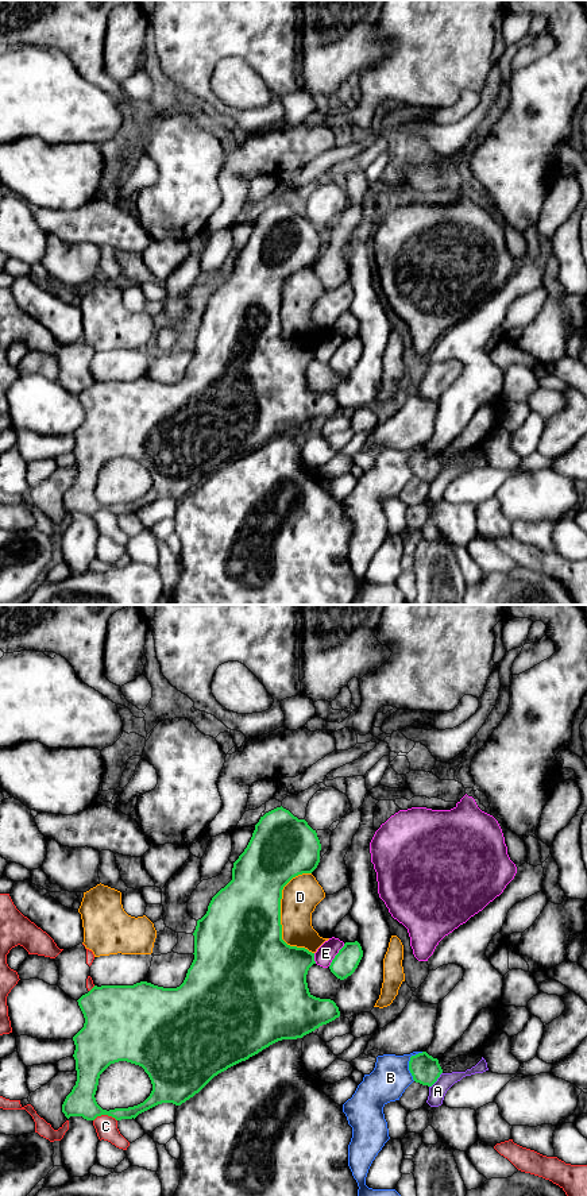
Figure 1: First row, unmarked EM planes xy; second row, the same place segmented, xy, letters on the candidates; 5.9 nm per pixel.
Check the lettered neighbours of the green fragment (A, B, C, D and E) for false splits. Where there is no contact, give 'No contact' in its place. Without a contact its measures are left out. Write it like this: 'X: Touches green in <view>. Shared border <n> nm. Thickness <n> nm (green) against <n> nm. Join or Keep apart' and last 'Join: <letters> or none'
A: Touches green in xy. Shared border 120 nm. Thickness 170 nm (green) against 100 nm. Keep apart
B: Touches green in xy. Shared border 190 nm. Thickness 170 nm (green) against 220 nm. Keep apart
C: Touches green in xy. Shared border 140 nm. Thickness 170 nm (green) against 130 nm. Keep apart
D: Touches green in xy. Shared border 500 nm. Thickness 480 nm (green) against 220 nm. Keep apart
E: Touches green in xy. Shared border 170 nm. Thickness 150 nm (green) against 110 nm. Keep apart
Join: none

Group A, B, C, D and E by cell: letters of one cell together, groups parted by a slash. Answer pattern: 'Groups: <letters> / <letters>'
Groups: A / B / C / D / E

